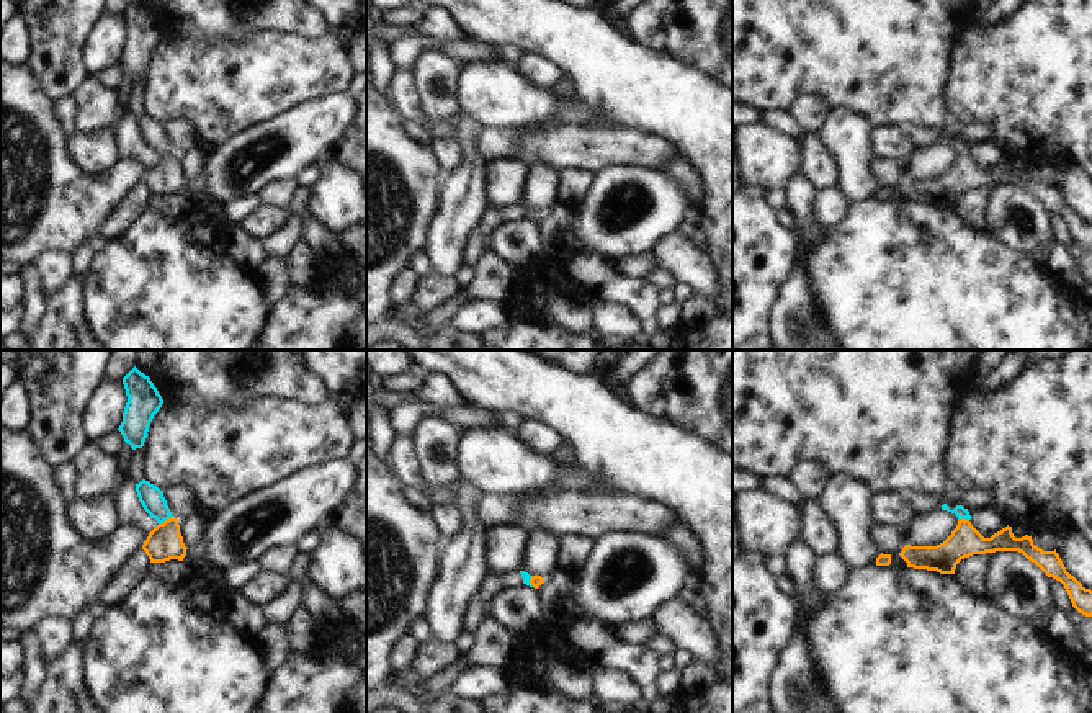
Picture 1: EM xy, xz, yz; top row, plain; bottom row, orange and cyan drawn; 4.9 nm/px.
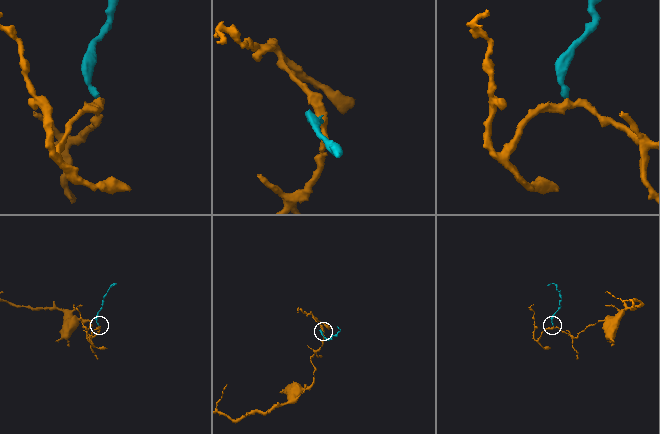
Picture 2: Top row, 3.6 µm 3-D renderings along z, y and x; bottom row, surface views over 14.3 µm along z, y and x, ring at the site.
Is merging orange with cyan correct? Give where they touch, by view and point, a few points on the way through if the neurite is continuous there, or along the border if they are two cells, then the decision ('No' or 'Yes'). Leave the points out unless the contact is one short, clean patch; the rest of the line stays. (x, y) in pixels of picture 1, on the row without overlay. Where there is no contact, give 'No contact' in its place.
Touches orange at xy (165, 154). Path across: xy (165, 175), (165, 154), (152, 133). Yes.

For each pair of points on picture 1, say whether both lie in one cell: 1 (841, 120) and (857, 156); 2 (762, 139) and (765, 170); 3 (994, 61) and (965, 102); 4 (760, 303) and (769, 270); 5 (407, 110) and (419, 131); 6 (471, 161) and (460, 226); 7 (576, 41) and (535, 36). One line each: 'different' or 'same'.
1: same
2: same
3: same
4: same
5: different
6: same
7: same

